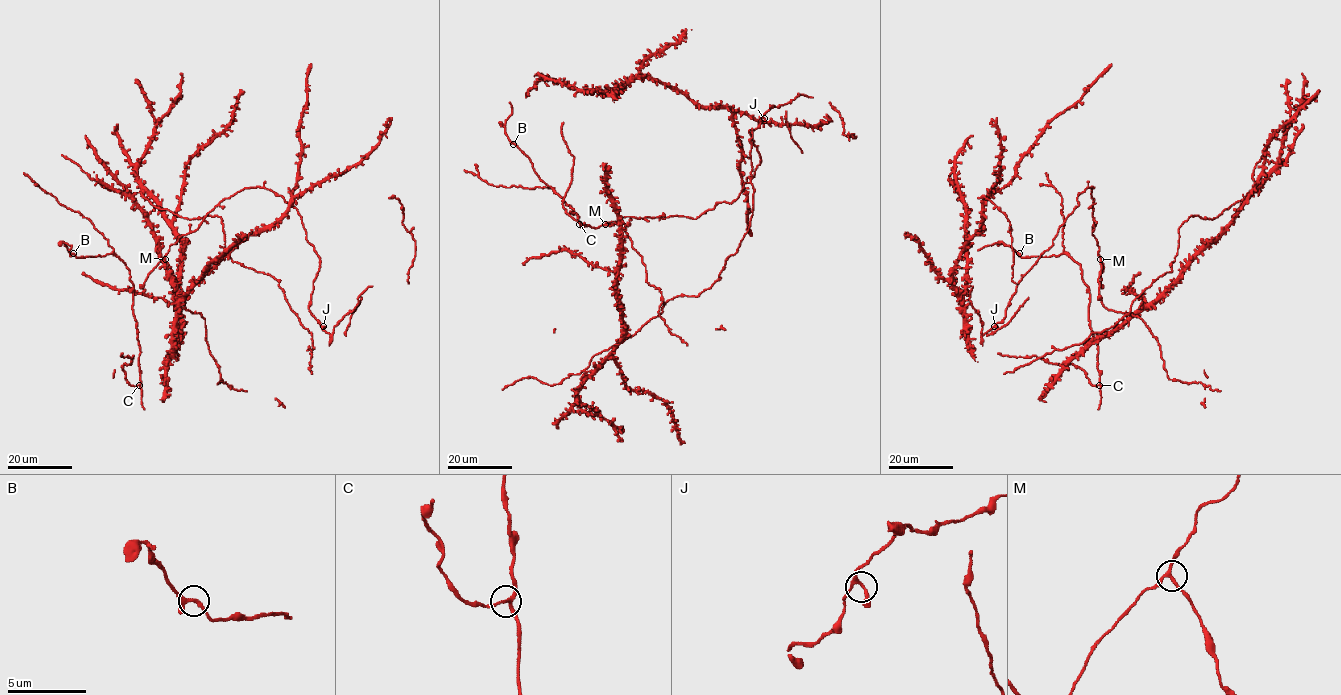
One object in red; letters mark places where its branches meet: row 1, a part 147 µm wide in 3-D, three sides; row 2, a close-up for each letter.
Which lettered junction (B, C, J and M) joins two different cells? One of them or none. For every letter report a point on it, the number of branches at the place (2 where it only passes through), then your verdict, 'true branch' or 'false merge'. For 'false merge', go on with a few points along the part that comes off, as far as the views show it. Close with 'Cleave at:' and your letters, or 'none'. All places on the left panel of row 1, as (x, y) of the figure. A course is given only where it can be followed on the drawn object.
B: (73, 253) | 3 | true branch
C: (139, 385) | 3 | true branch
J: (323, 326) | 3 | true branch
M: (165, 259) | 3 | true branch
Cleave at: none

